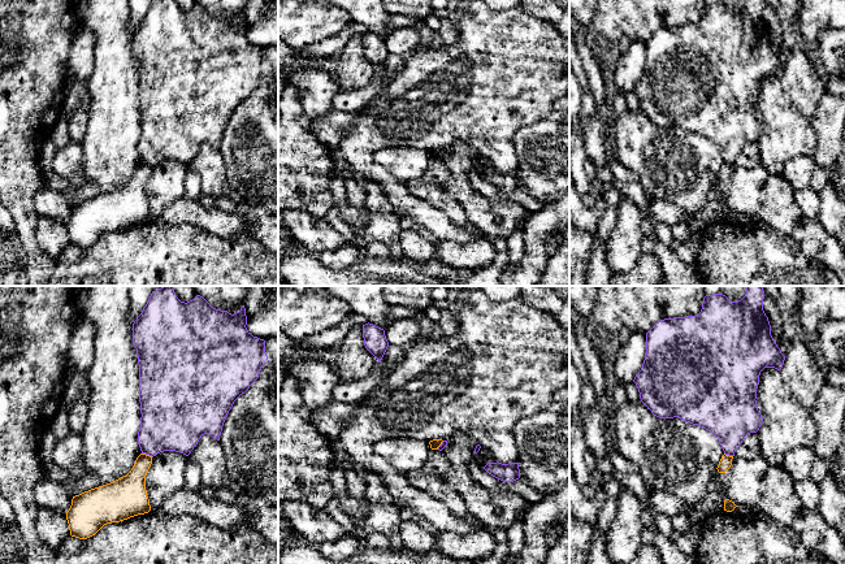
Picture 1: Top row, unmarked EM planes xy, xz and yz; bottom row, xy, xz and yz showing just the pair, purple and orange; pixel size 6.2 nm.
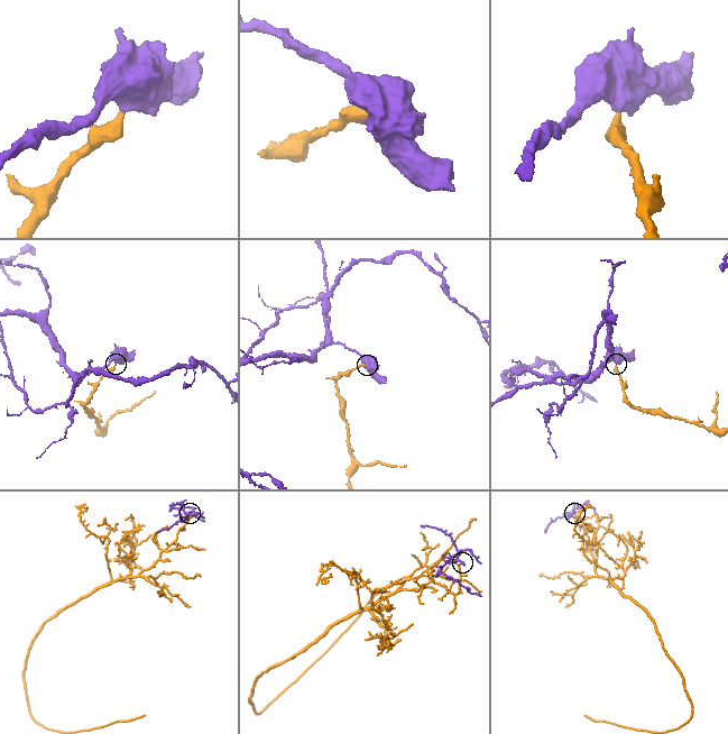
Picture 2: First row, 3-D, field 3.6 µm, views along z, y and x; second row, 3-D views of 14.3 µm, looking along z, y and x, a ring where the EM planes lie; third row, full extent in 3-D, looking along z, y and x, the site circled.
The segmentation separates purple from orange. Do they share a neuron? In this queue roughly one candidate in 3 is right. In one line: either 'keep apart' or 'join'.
keep apart

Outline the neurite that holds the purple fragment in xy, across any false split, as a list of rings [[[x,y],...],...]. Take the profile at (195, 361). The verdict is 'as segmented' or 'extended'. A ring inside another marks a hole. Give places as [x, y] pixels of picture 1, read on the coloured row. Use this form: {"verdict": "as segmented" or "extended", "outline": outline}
{"verdict": "as segmented", "outline": [[[162,286],[153,291],[143,308],[142,313],[133,324],[133,344],[136,348],[138,364],[139,364],[139,402],[140,402],[140,428],[138,431],[138,444],[142,454],[156,456],[164,451],[176,451],[186,456],[191,454],[199,439],[204,434],[209,434],[212,438],[220,441],[224,422],[231,409],[234,402],[244,394],[250,386],[259,378],[260,369],[266,364],[268,356],[265,353],[265,340],[254,337],[246,327],[247,316],[244,305],[239,312],[231,314],[228,311],[213,308],[203,296],[196,295],[192,300],[185,303],[181,301],[174,290],[169,286]]]}

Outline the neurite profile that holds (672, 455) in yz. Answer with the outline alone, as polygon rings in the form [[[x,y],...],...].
[[[625,402],[614,408],[611,424],[615,448],[637,465],[646,486],[672,493],[688,504],[706,495],[708,481],[724,455],[712,433],[679,417],[659,418],[642,402]]]

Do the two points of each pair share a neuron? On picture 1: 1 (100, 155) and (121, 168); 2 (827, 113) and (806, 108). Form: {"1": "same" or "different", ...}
{"1": "same", "2": "different"}

